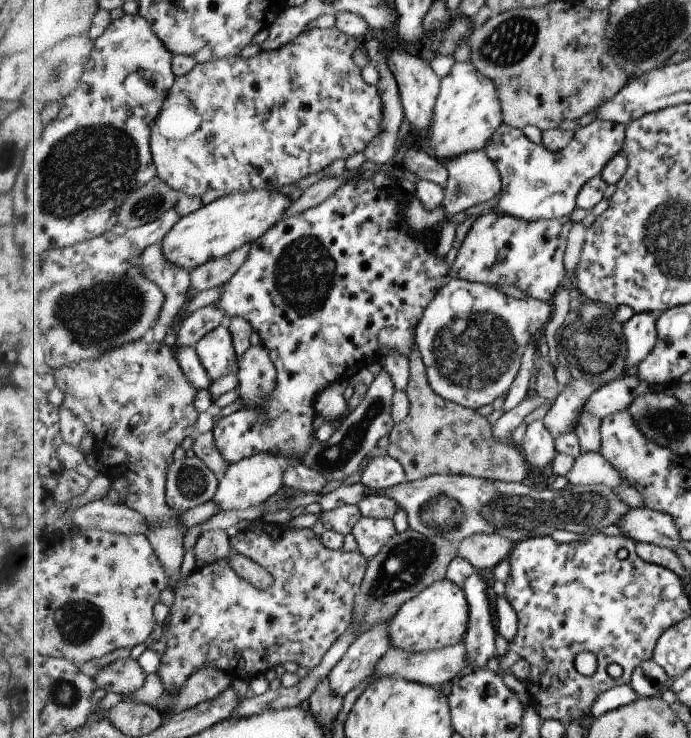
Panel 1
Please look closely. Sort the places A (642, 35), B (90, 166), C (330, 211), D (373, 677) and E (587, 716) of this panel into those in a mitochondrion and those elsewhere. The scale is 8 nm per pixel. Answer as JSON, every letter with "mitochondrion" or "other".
{"A":"mitochondrion","B":"mitochondrion","C":"other","D":"other","E":"other"}

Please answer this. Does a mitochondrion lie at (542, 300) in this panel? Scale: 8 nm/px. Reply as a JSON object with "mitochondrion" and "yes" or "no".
{"mitochondrion":"no"}

